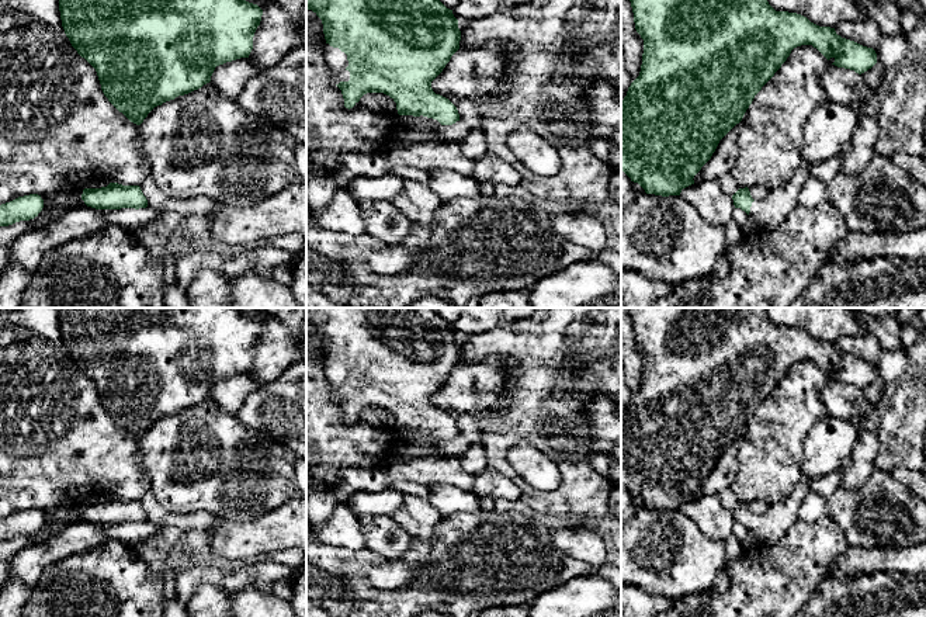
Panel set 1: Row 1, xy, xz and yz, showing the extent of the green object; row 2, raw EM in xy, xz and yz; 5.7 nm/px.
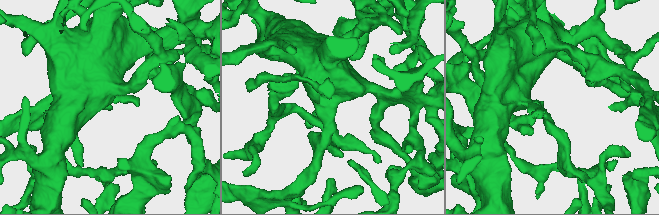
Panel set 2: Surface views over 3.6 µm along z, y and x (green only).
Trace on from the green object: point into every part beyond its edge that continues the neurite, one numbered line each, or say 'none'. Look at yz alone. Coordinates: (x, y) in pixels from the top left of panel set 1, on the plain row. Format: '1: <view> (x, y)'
1: yz (772, 526)

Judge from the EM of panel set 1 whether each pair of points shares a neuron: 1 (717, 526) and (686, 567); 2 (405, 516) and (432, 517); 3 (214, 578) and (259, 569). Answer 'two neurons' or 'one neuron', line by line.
1: two neurons
2: one neuron
3: one neuron

